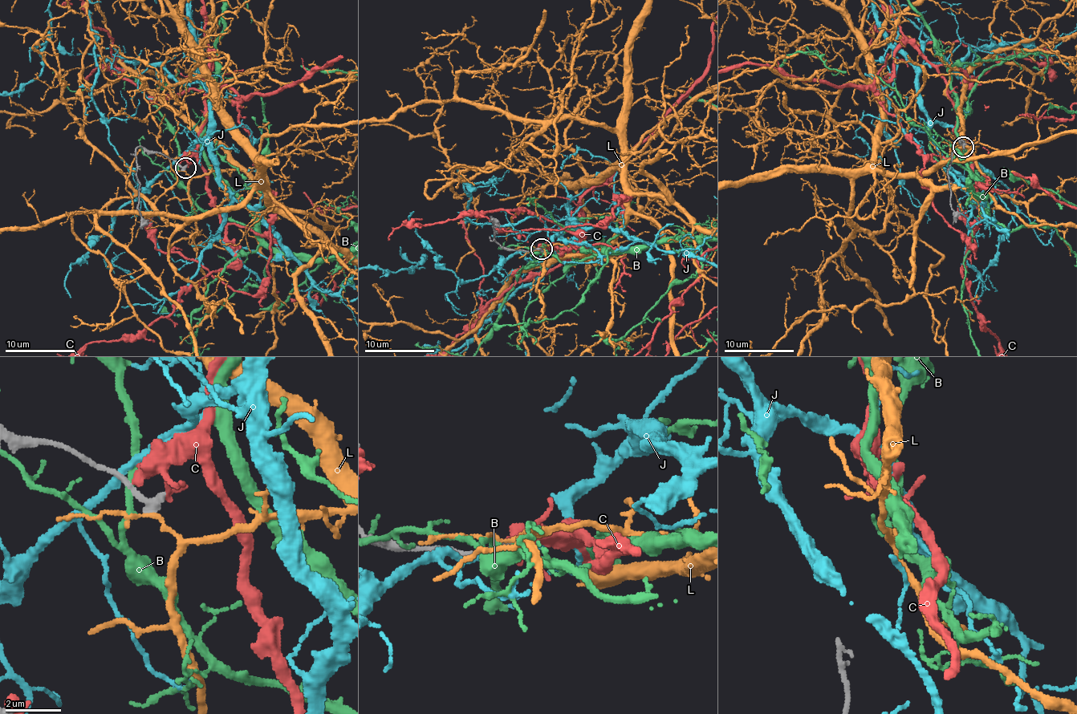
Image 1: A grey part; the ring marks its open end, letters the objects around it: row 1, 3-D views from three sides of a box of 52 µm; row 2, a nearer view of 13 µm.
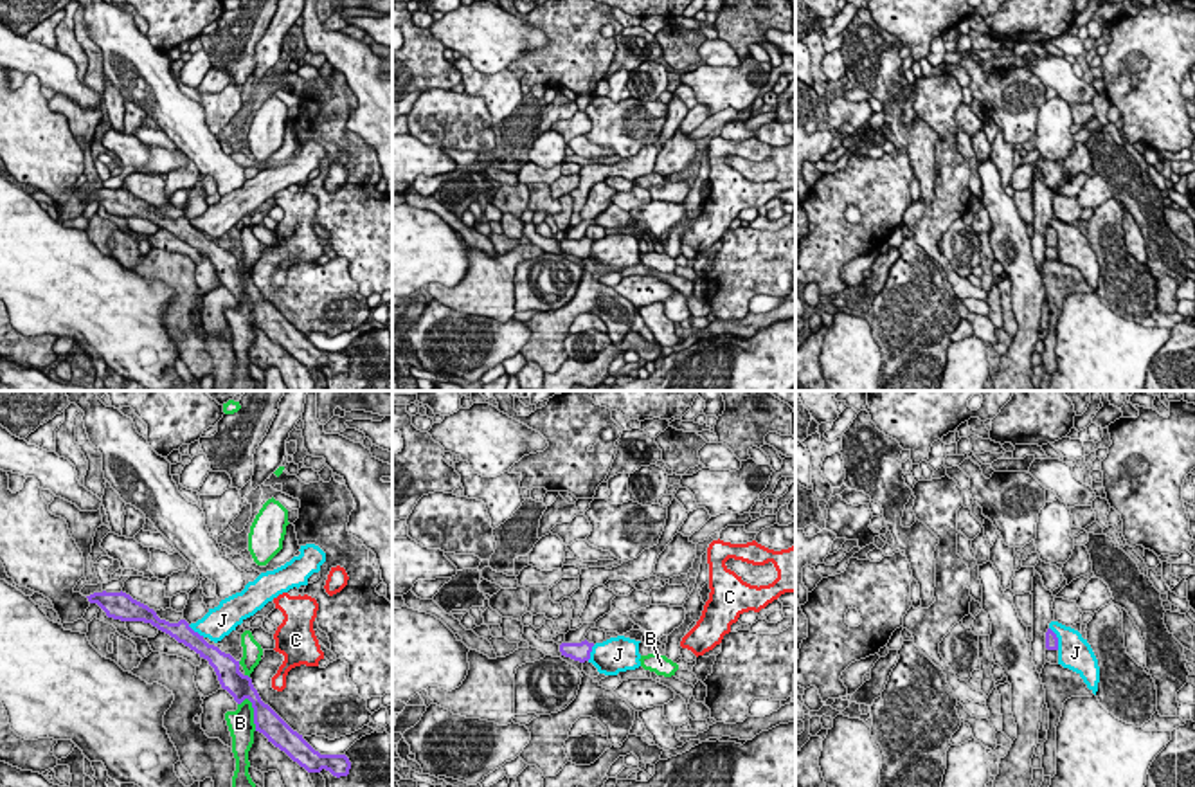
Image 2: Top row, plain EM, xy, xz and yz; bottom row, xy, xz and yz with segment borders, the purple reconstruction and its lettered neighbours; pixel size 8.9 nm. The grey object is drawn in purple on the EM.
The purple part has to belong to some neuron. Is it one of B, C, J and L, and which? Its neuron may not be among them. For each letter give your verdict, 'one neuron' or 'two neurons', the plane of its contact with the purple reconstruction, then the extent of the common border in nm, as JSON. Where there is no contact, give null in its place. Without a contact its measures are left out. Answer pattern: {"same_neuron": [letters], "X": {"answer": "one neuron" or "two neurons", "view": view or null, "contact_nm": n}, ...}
{"same_neuron": [], "B": {"answer": "two neurons", "view": "xy", "contact_nm": 320}, "C": {"answer": "two neurons", "view": null}, "J": {"answer": "two neurons", "view": "yz", "contact_nm": 220}, "L": {"answer": "two neurons", "view": null}}

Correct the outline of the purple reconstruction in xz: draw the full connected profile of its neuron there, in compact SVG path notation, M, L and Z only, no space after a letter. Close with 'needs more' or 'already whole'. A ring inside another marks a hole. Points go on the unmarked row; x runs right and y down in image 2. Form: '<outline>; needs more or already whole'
M587 236L581 240L562 240L560 249L565 254L585 259L590 256L592 243L594 240L589 240Z; already whole

